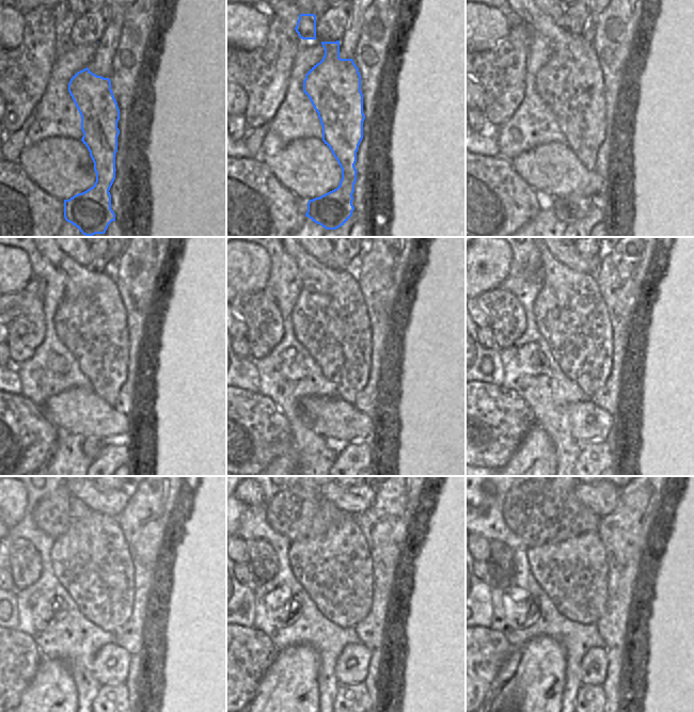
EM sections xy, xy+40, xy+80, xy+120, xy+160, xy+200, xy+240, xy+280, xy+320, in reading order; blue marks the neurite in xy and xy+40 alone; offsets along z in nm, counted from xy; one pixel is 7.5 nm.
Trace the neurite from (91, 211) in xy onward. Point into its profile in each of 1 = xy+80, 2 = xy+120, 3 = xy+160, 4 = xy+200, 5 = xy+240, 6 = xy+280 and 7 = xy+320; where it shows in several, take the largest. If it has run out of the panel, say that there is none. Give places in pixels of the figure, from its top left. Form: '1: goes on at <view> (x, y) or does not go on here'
1: goes on at xy+80 (570, 82)
2: goes on at xy+120 (90, 320)
3: goes on at xy+160 (330, 319)
4: goes on at xy+200 (570, 315)
5: goes on at xy+240 (91, 559)
6: goes on at xy+280 (334, 569)
7: goes on at xy+320 (572, 573)

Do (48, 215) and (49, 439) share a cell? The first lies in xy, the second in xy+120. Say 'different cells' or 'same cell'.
same cell

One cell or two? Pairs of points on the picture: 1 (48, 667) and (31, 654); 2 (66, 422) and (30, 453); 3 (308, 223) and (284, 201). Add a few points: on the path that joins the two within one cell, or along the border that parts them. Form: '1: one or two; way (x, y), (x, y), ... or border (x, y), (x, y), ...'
1: two; border (43, 657), (29, 684)
2: two; border (43, 409), (46, 417), (60, 431)
3: two; border (305, 217), (300, 225)

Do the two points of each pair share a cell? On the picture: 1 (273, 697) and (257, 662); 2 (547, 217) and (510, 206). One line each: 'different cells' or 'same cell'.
1: different cells
2: different cells

